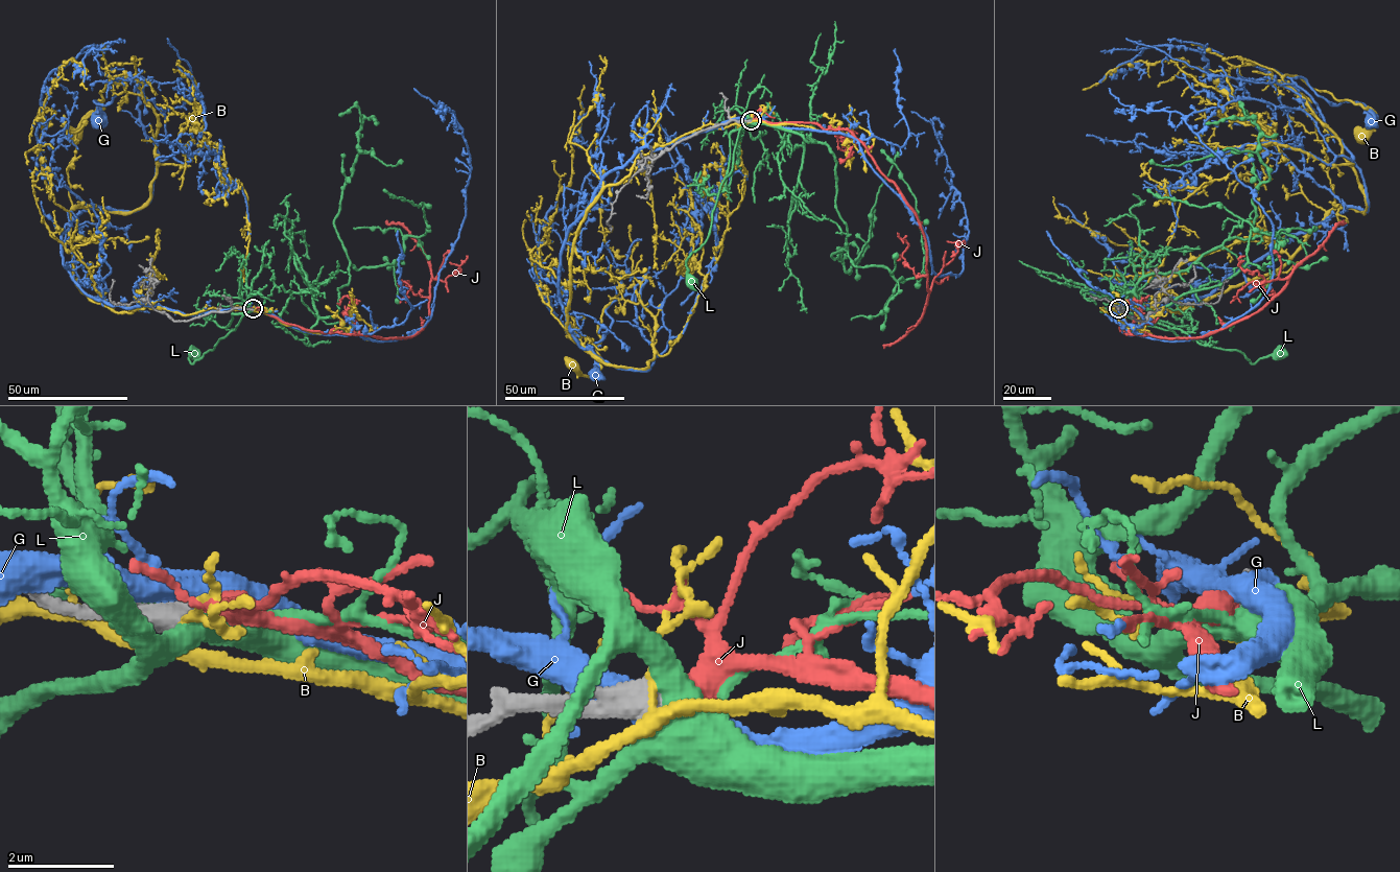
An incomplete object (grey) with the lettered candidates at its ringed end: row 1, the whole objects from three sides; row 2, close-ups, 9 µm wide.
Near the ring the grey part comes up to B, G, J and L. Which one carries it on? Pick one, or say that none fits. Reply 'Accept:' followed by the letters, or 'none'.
Accept: J

